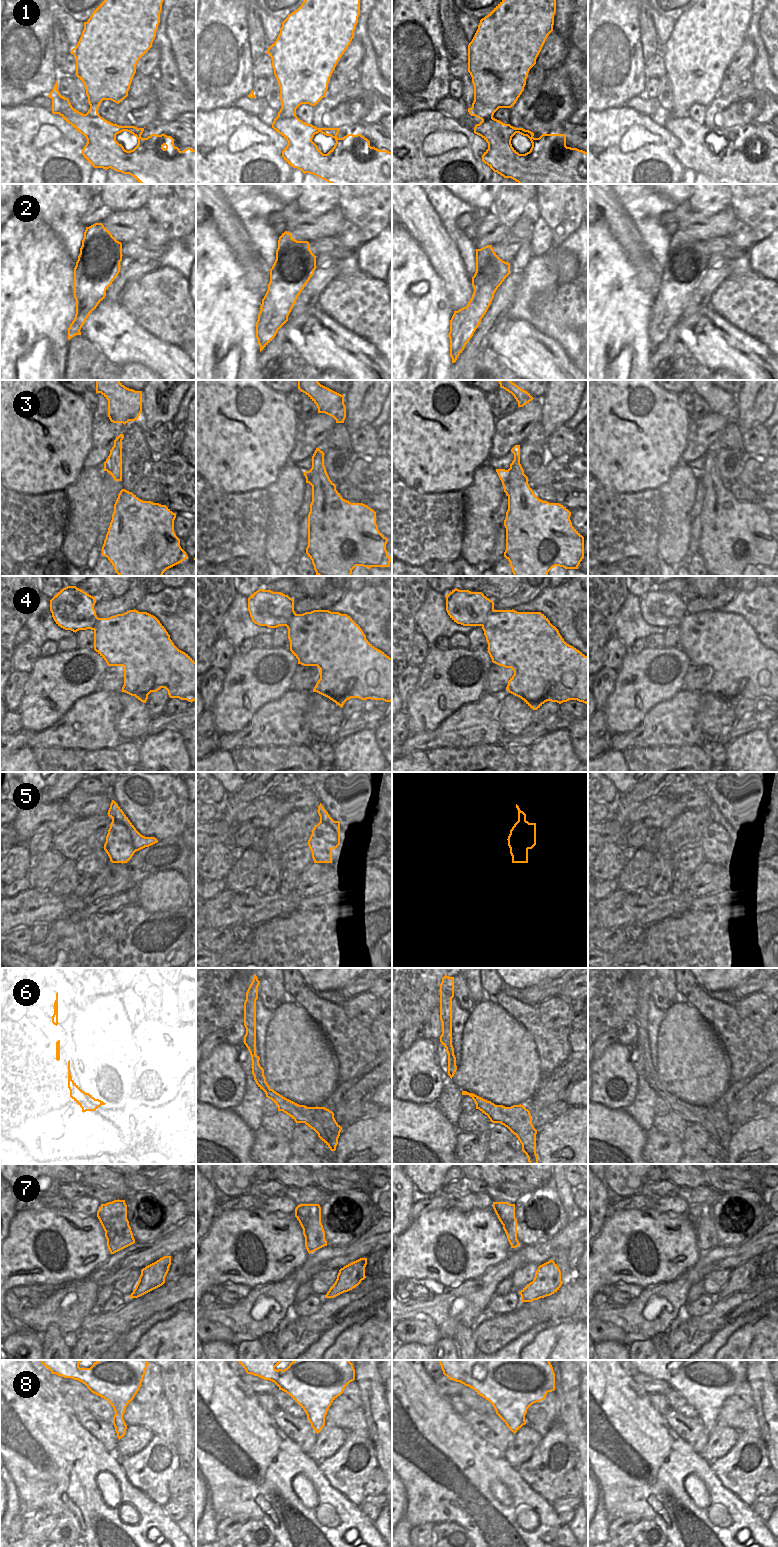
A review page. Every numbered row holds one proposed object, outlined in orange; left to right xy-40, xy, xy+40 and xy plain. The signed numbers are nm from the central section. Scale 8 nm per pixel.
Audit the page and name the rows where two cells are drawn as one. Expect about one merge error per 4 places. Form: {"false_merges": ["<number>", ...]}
{"false_merges": ["1", "2", "4"]}

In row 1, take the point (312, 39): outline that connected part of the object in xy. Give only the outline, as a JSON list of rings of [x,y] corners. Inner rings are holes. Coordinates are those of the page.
[[[304,0],[302,5],[282,22],[276,41],[266,52],[272,59],[274,75],[280,87],[282,107],[278,116],[295,118],[296,109],[301,104],[315,106],[326,96],[330,77],[354,38],[359,15],[360,0]]]

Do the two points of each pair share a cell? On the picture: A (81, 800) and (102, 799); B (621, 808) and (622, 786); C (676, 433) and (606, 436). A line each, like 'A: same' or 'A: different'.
A: same
B: different
C: same

